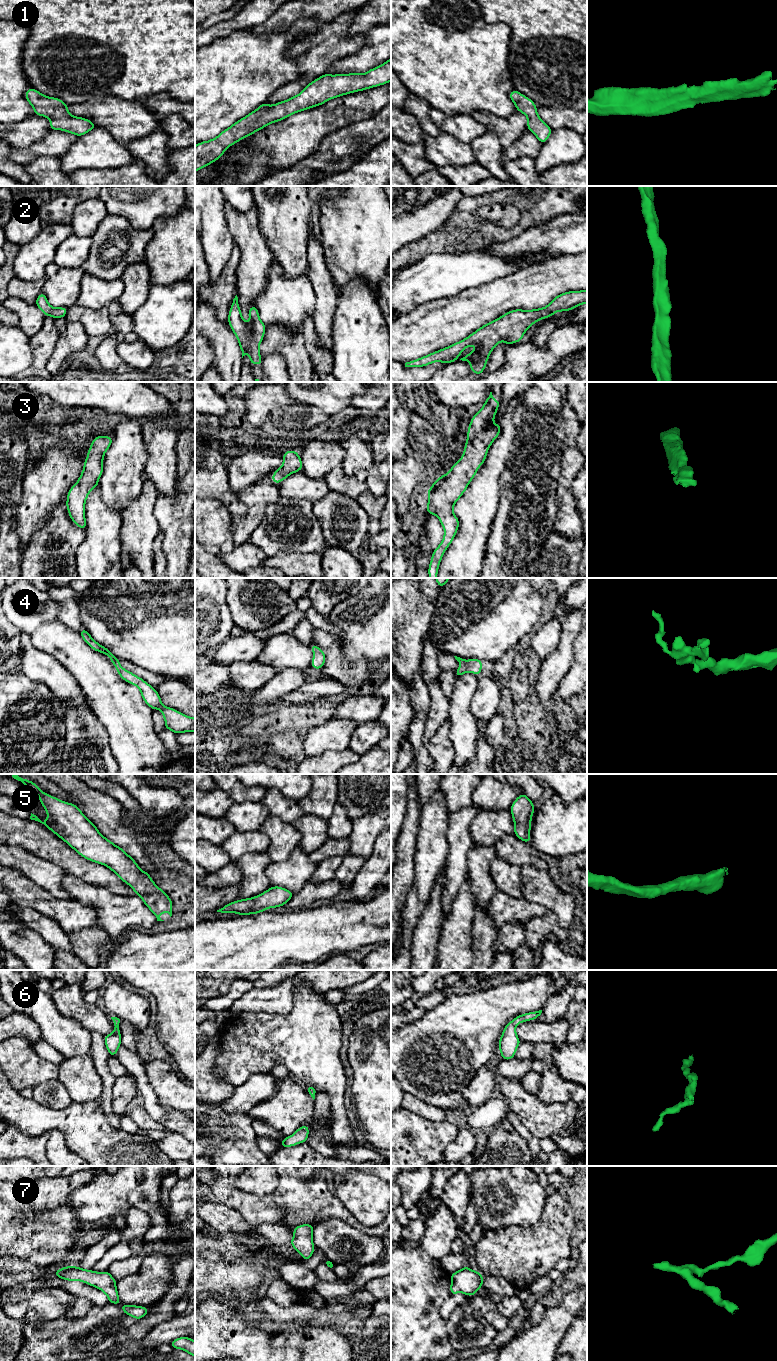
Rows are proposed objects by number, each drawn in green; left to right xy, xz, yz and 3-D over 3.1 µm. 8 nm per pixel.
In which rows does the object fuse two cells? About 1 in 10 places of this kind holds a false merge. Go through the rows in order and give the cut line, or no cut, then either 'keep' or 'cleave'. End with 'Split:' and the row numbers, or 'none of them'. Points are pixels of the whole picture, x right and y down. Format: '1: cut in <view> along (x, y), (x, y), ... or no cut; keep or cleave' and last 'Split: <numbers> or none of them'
1: no cut; keep
2: no cut; keep
3: no cut; keep
4: no cut; keep
5: no cut; keep
6: no cut; keep
7: no cut; keep
Split: none of them

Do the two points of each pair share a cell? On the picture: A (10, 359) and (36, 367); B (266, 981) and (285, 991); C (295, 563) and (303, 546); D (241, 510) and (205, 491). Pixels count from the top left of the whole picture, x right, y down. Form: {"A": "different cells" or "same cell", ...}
{"A": "different cells", "B": "different cells", "C": "different cells", "D": "same cell"}

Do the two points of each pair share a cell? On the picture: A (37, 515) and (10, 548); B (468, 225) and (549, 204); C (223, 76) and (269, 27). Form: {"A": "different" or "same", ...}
{"A": "different", "B": "same", "C": "different"}

